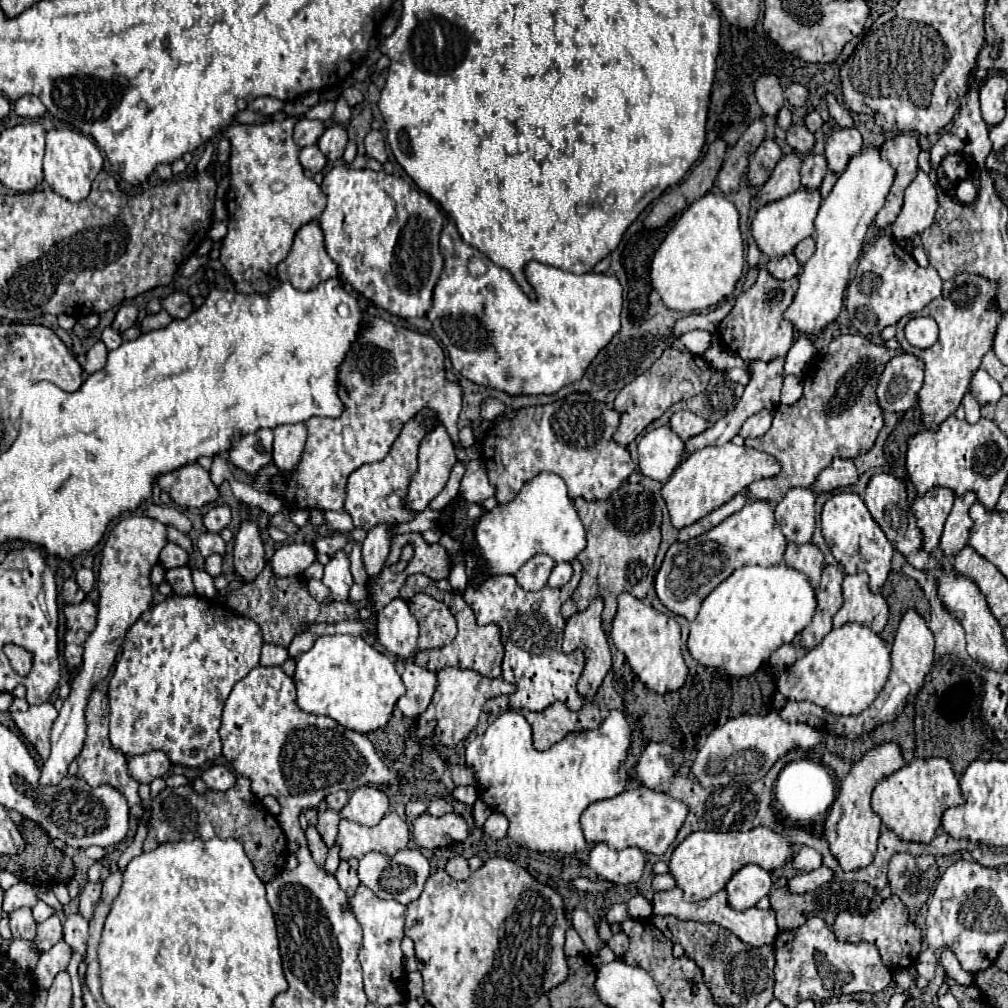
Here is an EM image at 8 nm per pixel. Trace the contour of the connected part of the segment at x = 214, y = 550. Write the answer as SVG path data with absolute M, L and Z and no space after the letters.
M203 532L197 540L197 548L201 552L201 556L211 556L211 554L219 554L219 556L225 556L225 542L219 534L209 534L209 532Z

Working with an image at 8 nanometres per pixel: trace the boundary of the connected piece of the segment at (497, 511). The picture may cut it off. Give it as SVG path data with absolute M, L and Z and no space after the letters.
M539 472L523 484L519 494L479 518L475 540L481 552L483 570L491 576L517 574L535 554L547 554L555 562L573 562L585 548L585 528L567 494L567 484L553 472Z

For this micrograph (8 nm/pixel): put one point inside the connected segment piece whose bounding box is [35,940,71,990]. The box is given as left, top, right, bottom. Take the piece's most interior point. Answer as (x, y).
(51, 963)

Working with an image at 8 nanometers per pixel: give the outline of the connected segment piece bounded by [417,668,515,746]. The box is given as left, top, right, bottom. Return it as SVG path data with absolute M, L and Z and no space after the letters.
M443 668L437 672L437 690L429 704L429 708L417 718L417 722L429 722L437 720L435 736L431 744L443 744L443 746L455 746L471 734L471 730L477 726L477 720L481 716L483 704L489 698L501 696L501 694L513 694L515 686L501 680L501 678L483 678L479 672L473 672L469 668Z

